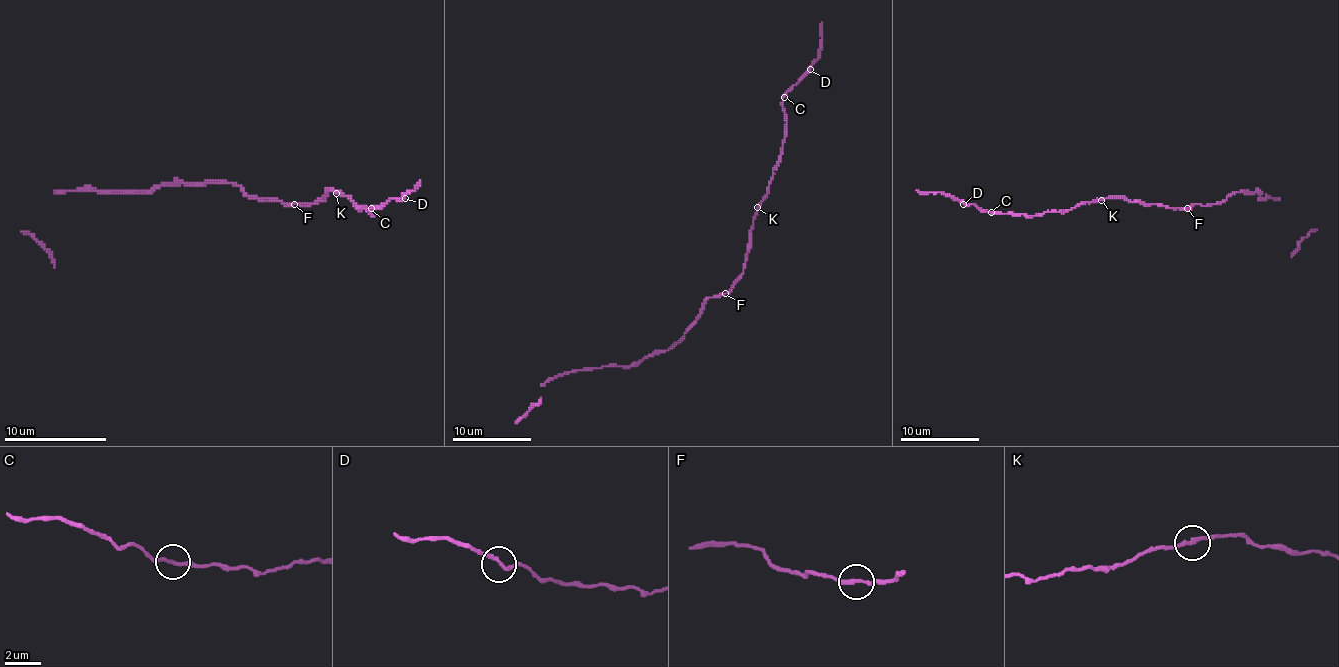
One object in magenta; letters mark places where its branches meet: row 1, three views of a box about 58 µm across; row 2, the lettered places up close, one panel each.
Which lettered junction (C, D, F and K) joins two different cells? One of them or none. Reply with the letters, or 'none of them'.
F

